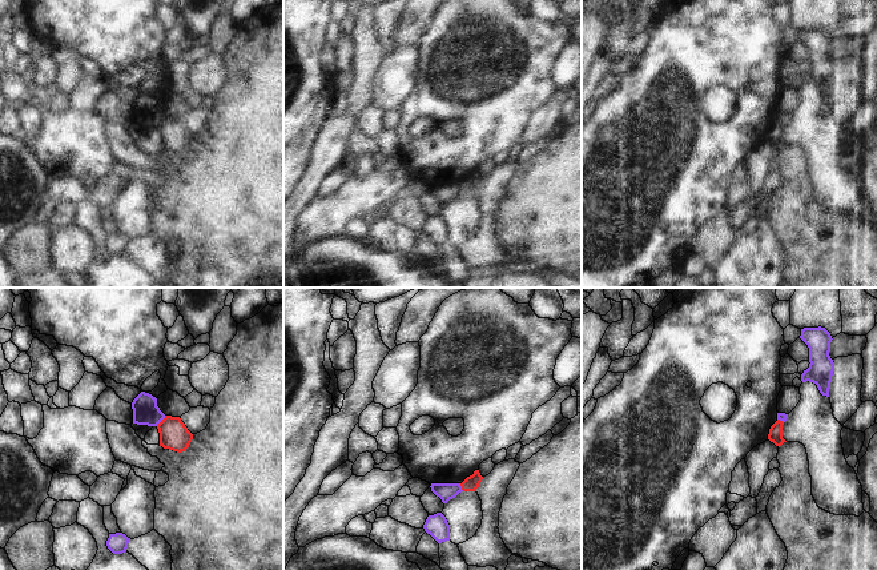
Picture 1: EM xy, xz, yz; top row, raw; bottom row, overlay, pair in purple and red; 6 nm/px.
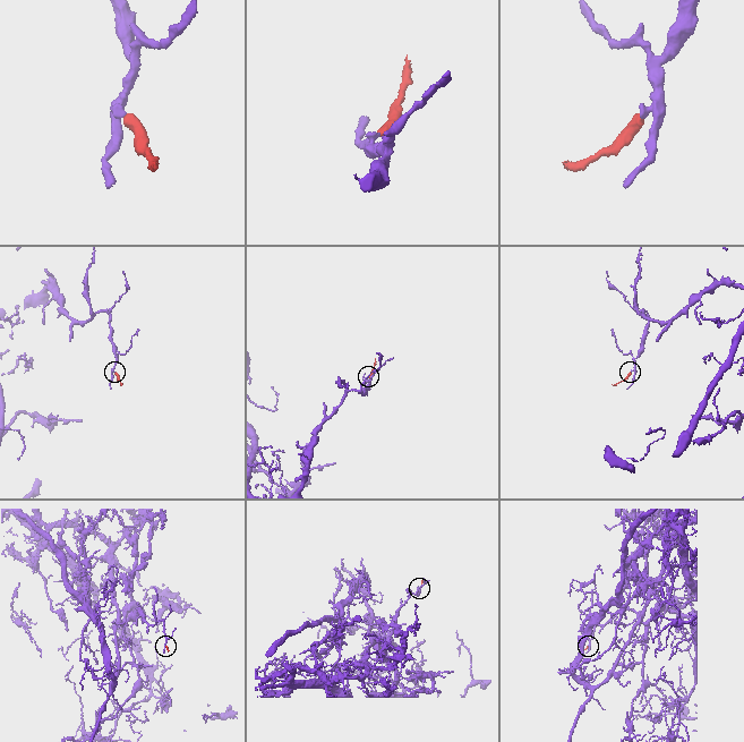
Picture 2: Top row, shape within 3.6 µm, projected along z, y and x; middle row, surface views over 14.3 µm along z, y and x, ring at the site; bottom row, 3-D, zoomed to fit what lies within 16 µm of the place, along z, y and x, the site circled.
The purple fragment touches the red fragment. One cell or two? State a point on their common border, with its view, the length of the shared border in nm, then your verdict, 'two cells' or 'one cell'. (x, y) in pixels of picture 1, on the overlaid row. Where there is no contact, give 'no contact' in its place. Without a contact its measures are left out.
meets purple in xy at (160, 421); contact 90 nm long; two cells

